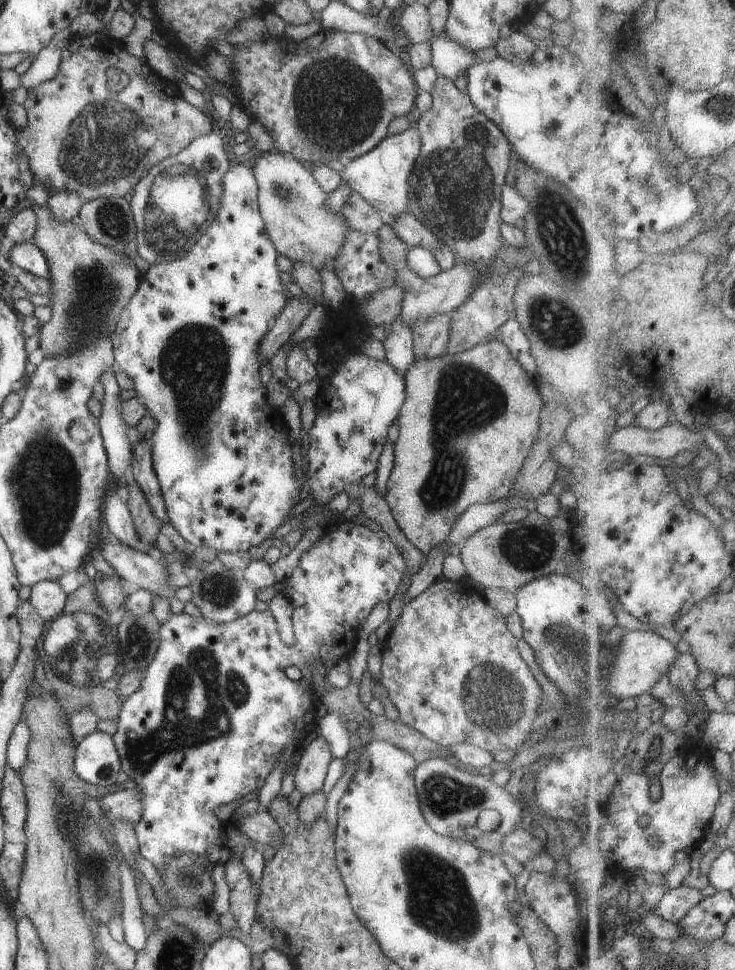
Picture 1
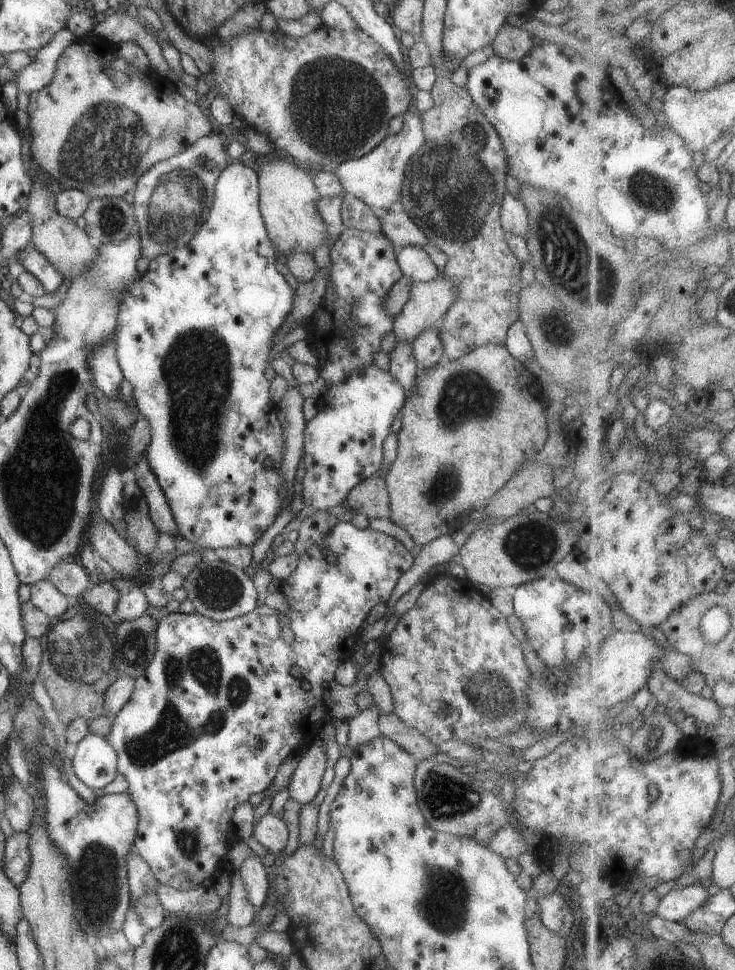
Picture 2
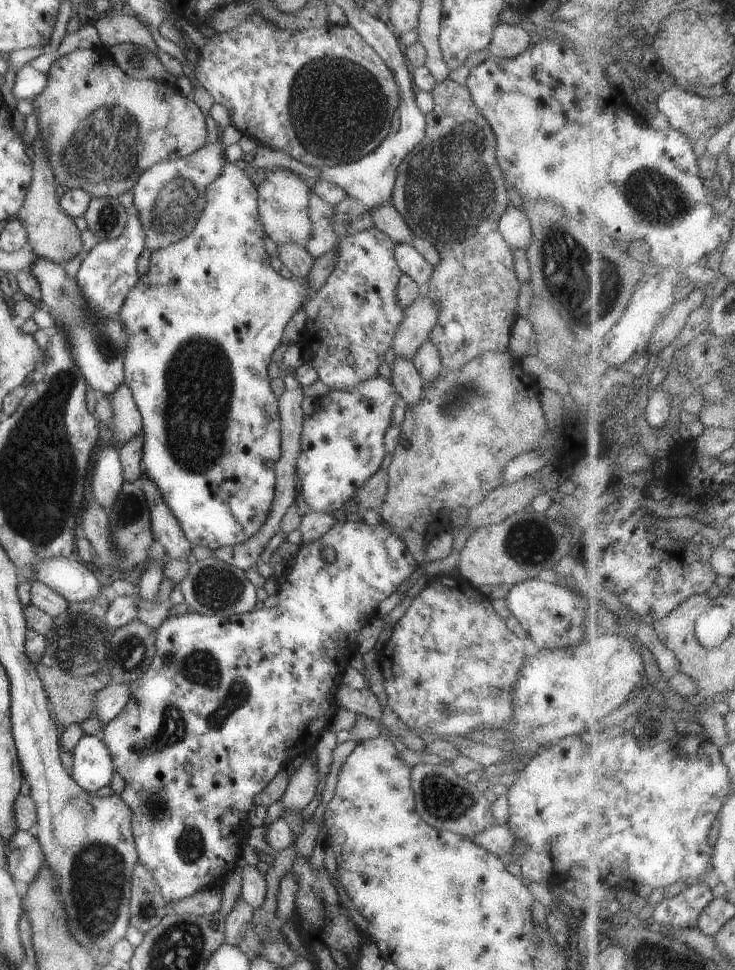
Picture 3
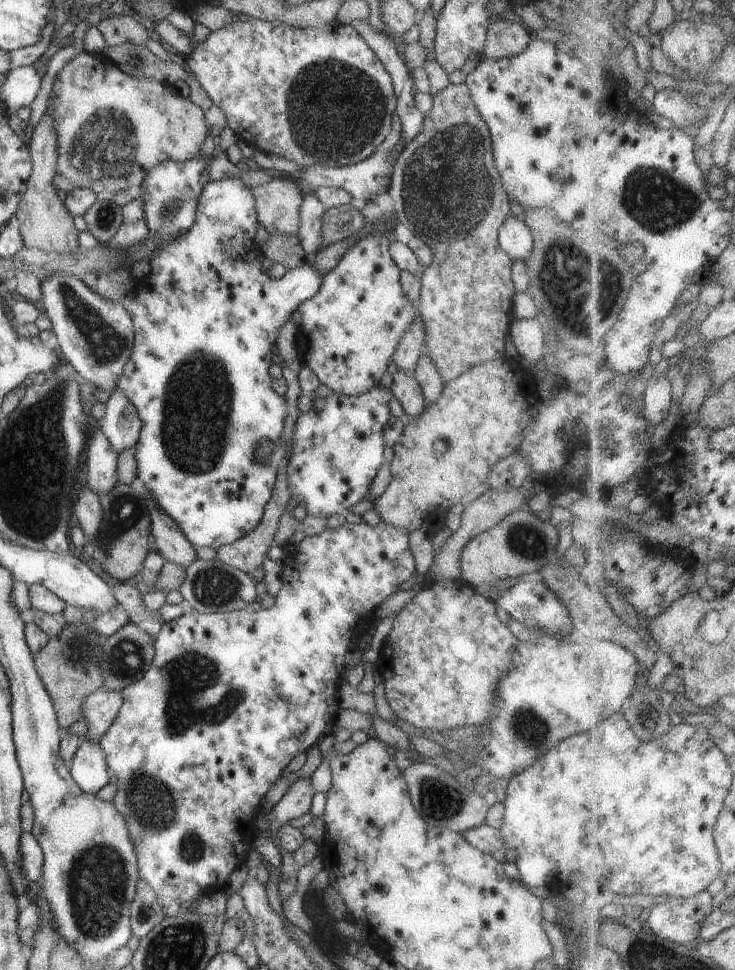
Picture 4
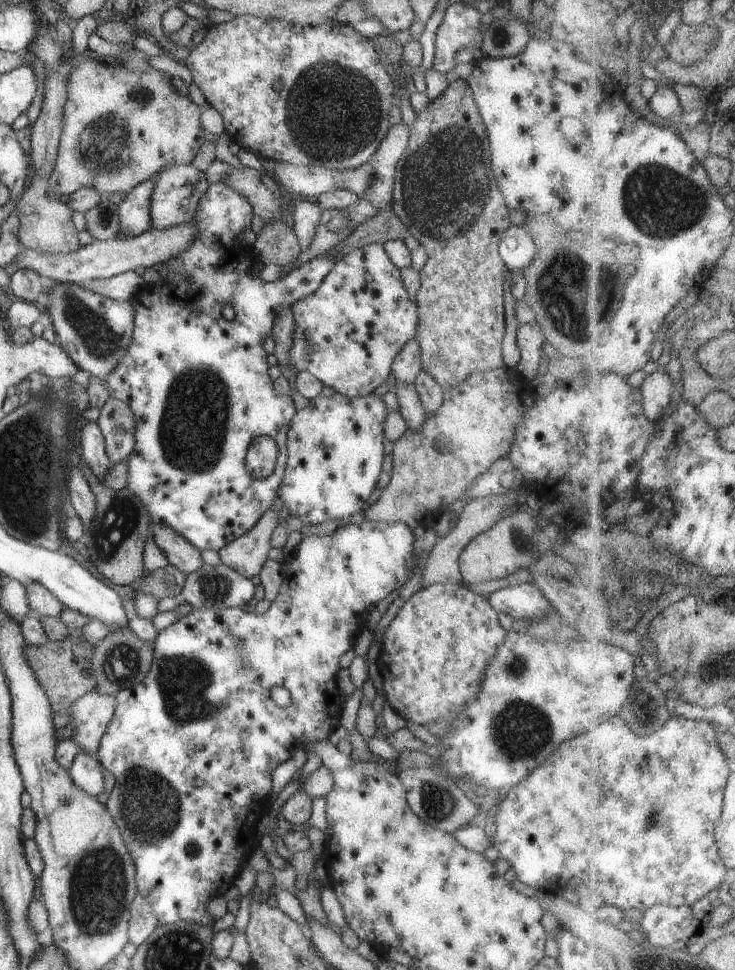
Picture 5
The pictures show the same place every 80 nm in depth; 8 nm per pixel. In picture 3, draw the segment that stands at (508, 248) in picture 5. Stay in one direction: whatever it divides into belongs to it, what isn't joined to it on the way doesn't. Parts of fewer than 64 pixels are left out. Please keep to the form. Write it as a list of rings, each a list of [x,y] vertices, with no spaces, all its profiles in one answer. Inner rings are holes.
[[[507,205],[506,209],[500,214],[498,229],[505,244],[512,250],[525,250],[531,240],[528,216],[522,209],[517,209],[512,205]]]

